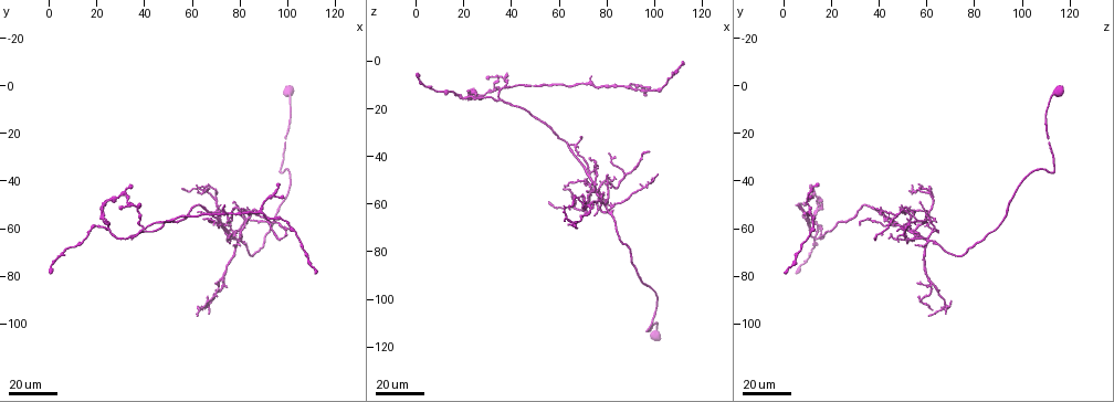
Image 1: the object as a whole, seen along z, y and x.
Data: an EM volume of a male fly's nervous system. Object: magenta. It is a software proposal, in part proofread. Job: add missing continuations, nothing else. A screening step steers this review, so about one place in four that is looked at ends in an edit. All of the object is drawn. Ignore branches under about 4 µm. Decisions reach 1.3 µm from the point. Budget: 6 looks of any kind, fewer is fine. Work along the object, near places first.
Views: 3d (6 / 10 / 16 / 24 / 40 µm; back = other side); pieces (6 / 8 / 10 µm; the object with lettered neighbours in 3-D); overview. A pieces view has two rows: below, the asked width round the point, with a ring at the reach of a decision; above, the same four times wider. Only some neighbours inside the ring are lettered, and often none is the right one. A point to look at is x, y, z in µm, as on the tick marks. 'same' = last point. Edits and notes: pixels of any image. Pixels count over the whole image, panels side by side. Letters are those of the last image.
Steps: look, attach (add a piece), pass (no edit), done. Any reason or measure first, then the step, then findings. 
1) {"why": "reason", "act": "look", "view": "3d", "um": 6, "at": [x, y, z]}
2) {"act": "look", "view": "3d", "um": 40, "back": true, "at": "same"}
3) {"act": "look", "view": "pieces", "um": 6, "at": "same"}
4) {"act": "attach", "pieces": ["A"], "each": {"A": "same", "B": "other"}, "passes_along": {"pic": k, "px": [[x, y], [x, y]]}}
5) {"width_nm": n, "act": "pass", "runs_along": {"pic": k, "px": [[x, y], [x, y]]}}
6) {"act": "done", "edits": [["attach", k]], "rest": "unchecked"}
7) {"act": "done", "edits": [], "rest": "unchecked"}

{"why": "an open end", "act": "look", "view": "3d", "um": 24, "at": [68, 95, 68]}

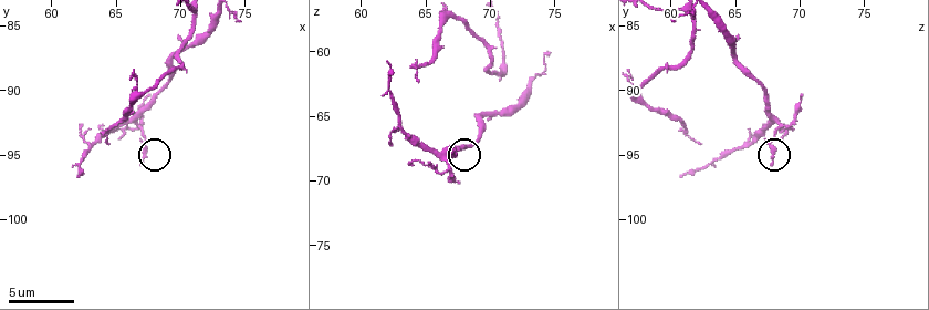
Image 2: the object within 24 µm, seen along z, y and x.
{"why": "see the neighbours", "act": "look", "view": "pieces", "um": 10, "at": [67.0, 95.8, 67.8]}

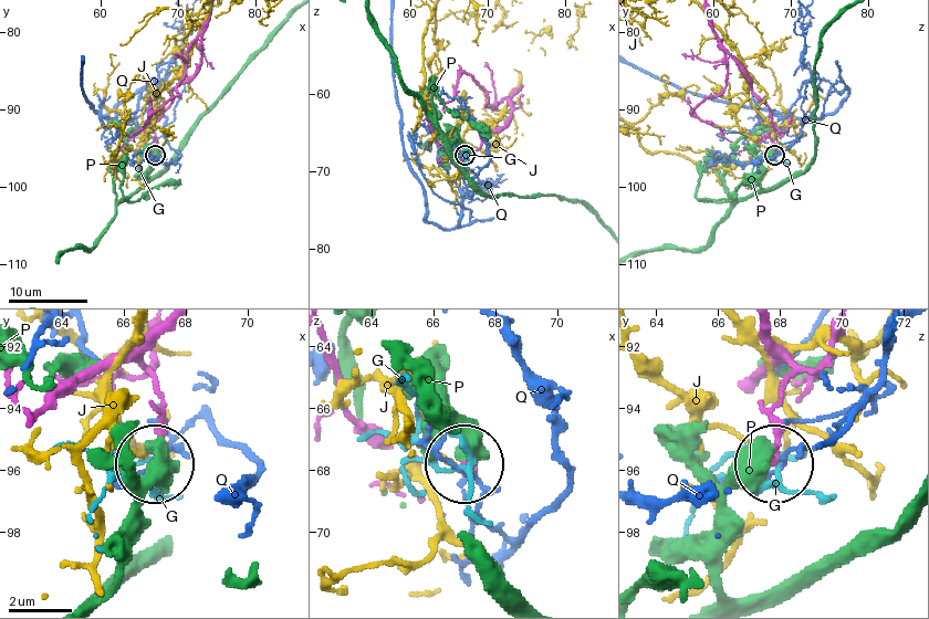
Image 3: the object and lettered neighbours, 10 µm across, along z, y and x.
{"width_nm": 140, "act": "pass", "each": {"G": "other", "J": "other", "P": "other", "Q": "other"}, "runs_along": {"pic": 3, "px": [[512, 101], [509, 119], [465, 154]]}, "found": "none of them fits"}

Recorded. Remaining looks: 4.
{"why": "an open end", "act": "look", "view": "3d", "um": 40, "at": [98, 47, 11]}

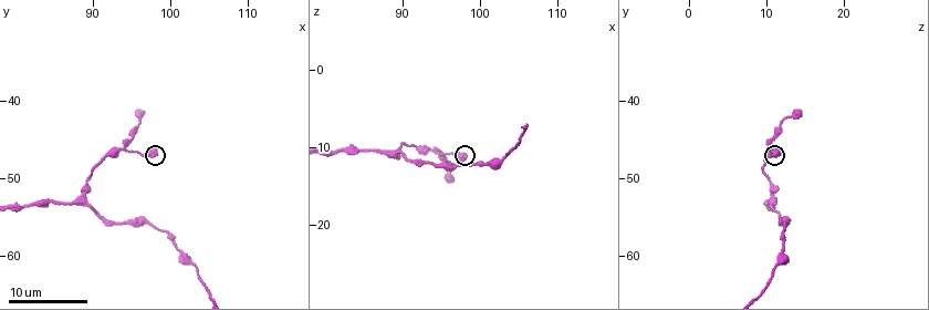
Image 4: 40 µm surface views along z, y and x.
{"act": "look", "view": "pieces", "um": 10, "at": [98.0, 46.5, 11.5]}

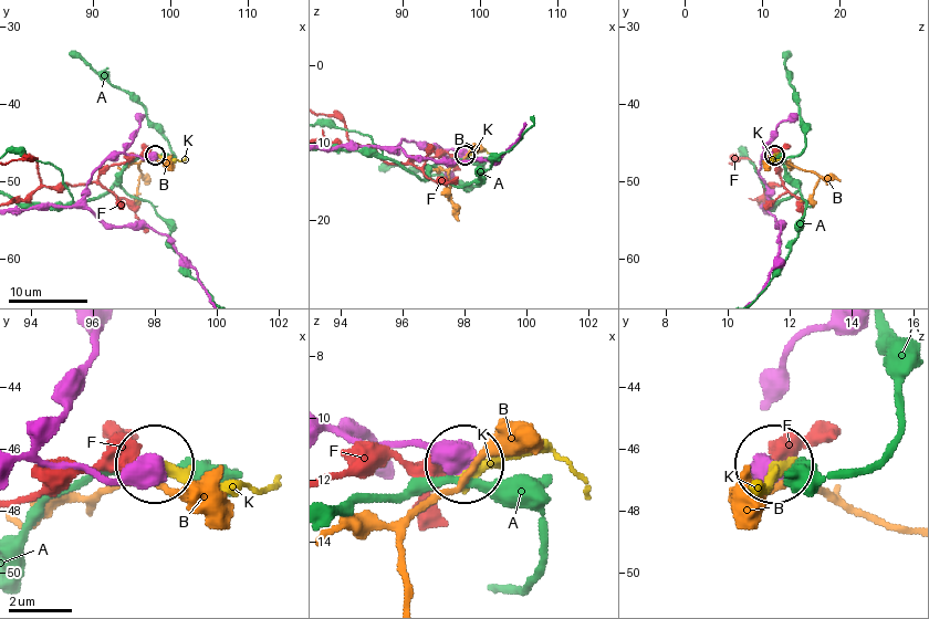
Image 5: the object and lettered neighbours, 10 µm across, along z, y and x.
{"width_nm": 610, "act": "pass", "each": {"A": "other", "B": "other", "F": "other", "K": "other"}, "runs_along": {"pic": 5, "px": [[331, 426], [378, 444], [441, 444], [462, 458]]}, "found": "no lettered piece goes on from it"}

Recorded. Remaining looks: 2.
{"why": "long arm stops here", "act": "look", "view": "3d", "um": 24, "at": [34, 46, 12]}

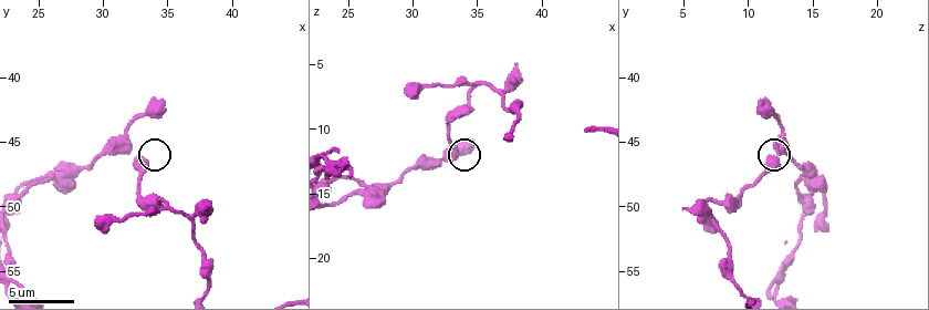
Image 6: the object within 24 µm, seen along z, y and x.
{"why": "what lies round it", "act": "look", "view": "pieces", "um": 6, "at": [33.0, 46.6, 12.2]}

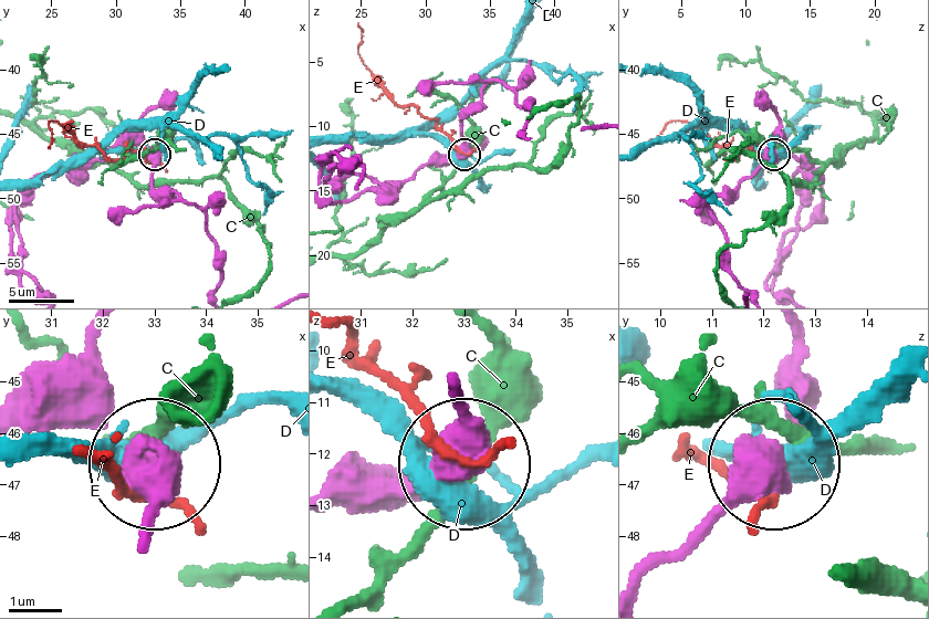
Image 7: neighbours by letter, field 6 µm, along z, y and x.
{"act": "pass", "each": {"C": "other", "D": "other", "E": "other"}, "runs_along": {"pic": 7, "px": [[452, 396], [461, 458]]}, "found": "no lettered piece goes on from it"}

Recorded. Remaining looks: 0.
{"act": "done", "edits": [], "rest": "unchecked"}

